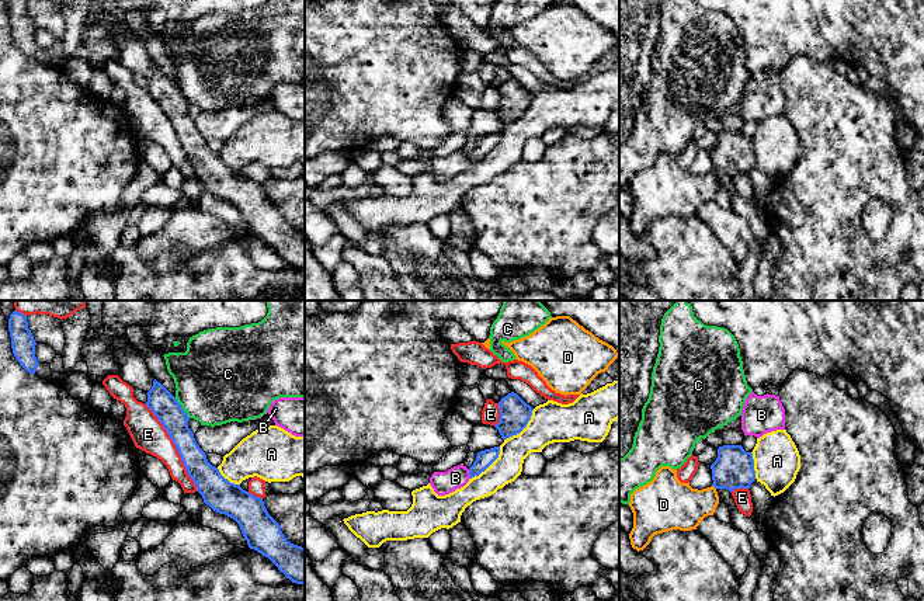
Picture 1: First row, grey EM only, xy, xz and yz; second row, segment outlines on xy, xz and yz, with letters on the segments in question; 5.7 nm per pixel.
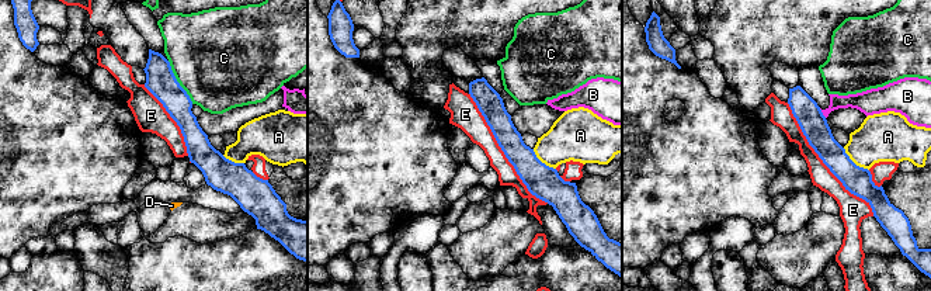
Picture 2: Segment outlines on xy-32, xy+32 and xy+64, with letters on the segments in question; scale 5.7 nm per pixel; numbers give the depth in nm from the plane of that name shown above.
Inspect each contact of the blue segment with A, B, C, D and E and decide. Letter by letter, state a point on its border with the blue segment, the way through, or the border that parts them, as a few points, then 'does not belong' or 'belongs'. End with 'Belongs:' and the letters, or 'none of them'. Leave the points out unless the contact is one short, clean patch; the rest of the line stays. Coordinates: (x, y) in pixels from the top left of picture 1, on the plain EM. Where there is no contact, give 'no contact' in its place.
A: contact xz (523, 114); does not belong
B: contact xz (469, 159); does not belong
C: contact xy (181, 93); does not belong
D: contact yz (714, 172); border yz (712, 170), (715, 174); does not belong
E: contact xy (176, 132); does not belong
Belongs: none of them

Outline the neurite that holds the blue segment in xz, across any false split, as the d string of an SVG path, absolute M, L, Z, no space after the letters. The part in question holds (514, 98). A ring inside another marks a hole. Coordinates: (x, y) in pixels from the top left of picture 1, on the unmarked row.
M514 77L501 83L499 93L500 107L494 112L499 115L503 125L520 119L531 105L534 95Z

